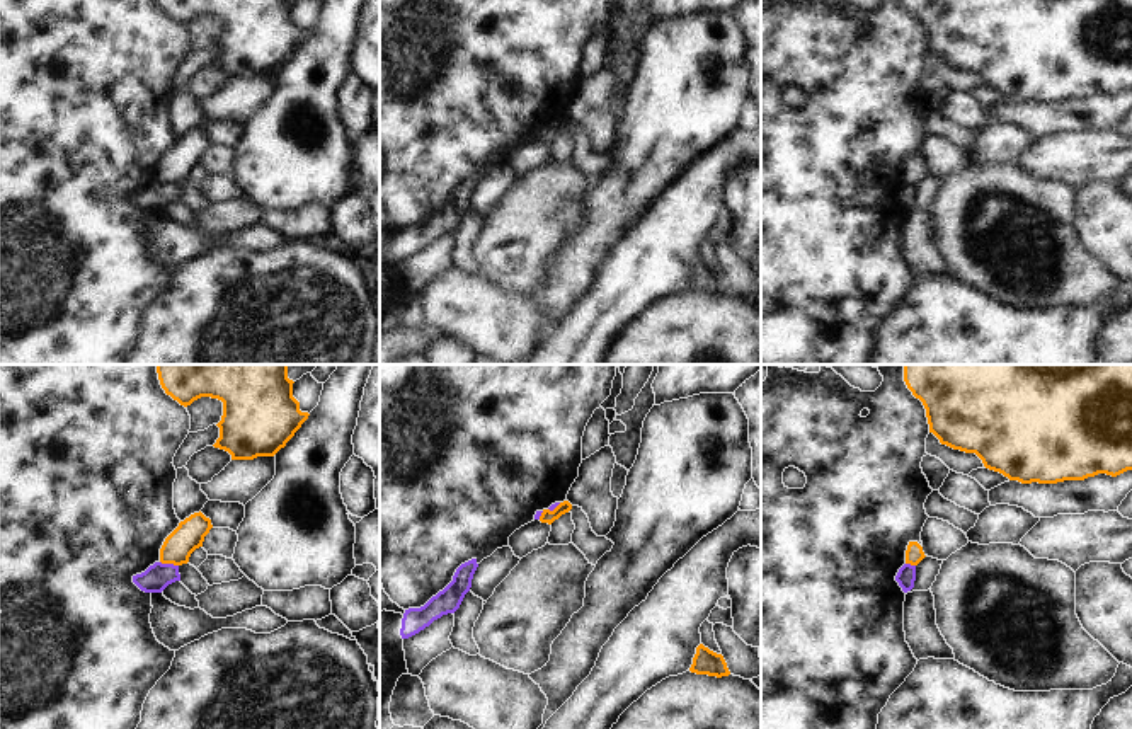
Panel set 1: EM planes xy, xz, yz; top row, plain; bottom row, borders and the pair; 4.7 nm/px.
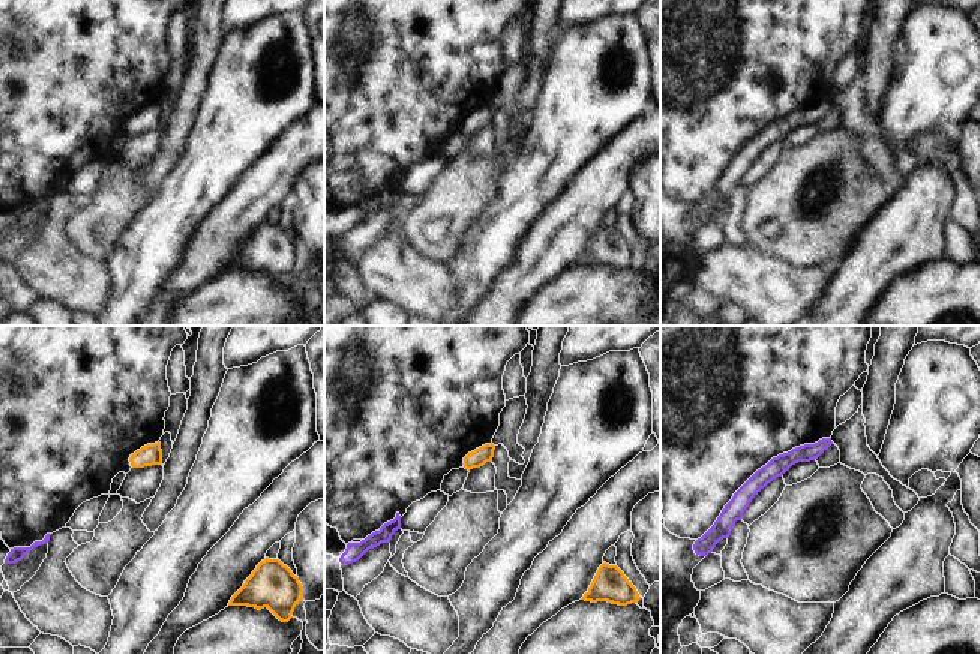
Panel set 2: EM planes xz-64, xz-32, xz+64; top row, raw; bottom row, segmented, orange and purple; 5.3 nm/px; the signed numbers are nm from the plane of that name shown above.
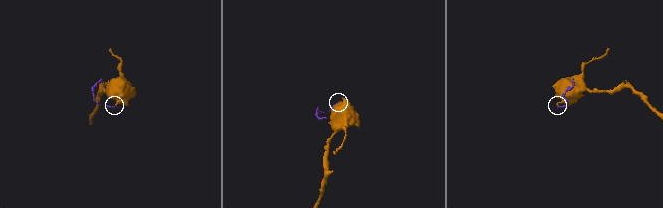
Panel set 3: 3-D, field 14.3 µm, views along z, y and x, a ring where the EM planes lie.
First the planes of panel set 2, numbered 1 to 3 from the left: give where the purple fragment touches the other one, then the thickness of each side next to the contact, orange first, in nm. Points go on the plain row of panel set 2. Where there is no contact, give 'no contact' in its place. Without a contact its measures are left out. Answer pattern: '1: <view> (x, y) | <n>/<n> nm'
1: no contact
2: no contact
3: no contact

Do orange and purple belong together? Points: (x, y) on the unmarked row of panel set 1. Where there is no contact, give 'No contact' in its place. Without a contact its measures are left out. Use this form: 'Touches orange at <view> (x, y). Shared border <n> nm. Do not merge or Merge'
Touches orange at xy (169, 181). Shared border 90 nm. Do not merge.

